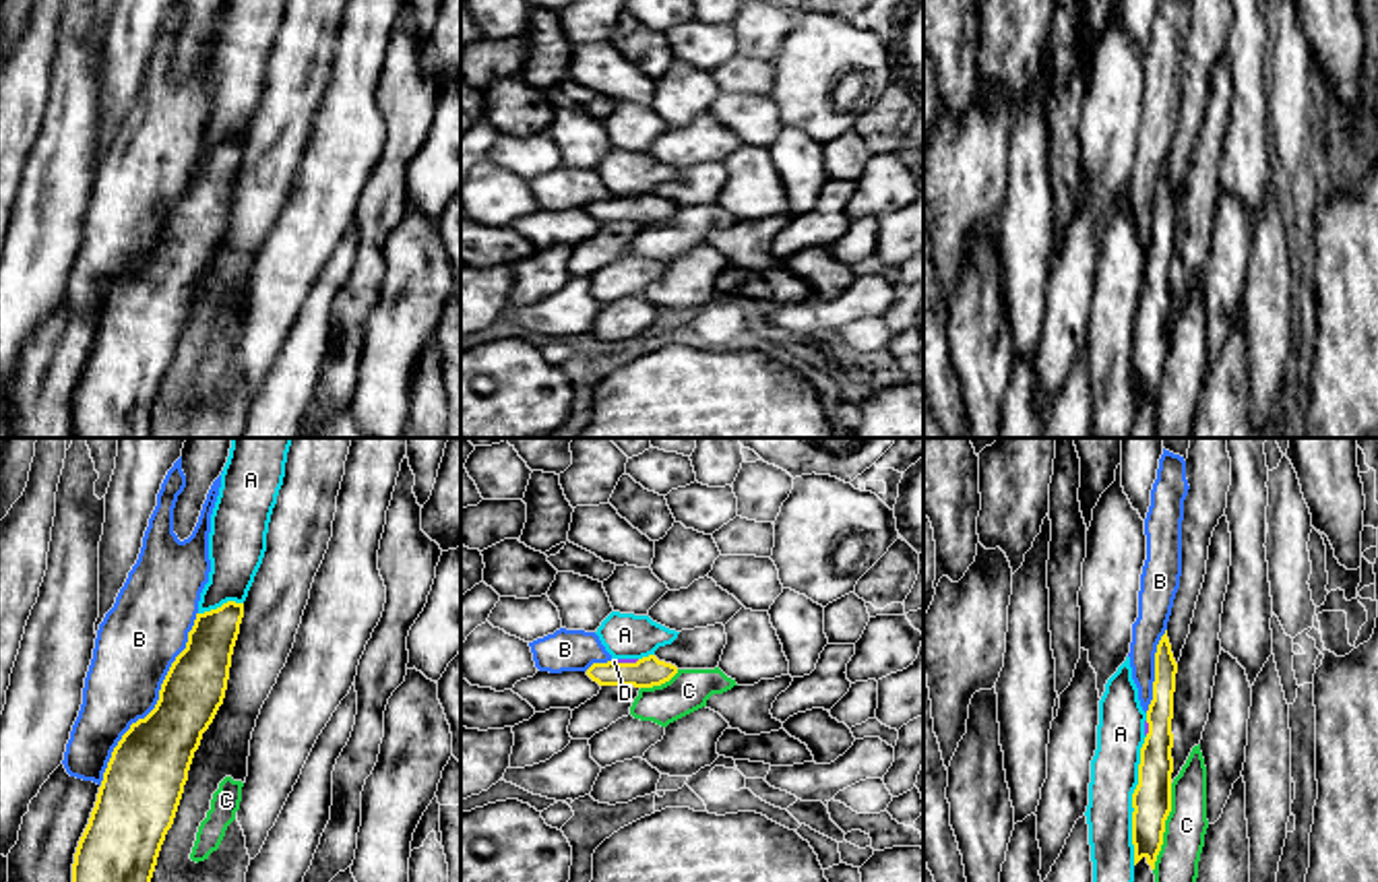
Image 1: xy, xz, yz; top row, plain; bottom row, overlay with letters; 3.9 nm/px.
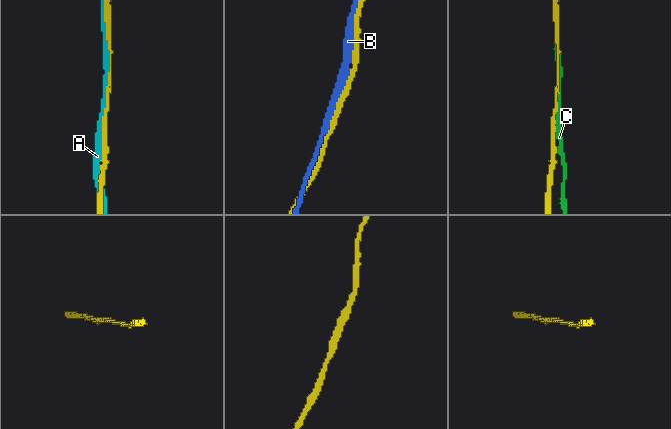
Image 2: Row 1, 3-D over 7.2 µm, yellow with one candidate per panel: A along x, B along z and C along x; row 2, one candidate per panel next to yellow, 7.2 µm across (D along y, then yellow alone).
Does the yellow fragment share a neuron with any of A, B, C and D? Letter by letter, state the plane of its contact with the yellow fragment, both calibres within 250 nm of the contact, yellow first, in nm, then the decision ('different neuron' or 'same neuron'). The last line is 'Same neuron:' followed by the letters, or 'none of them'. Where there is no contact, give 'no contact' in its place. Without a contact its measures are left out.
A: yz | 160/190 nm | different neuron
B: xy | 300/320 nm | different neuron
C: yz | 160/170 nm | different neuron
D: xz | 120/20 nm | same neuron
Same neuron: D

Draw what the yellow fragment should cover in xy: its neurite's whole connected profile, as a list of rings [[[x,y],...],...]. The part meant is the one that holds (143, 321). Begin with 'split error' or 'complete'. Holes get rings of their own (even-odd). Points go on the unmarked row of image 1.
complete; [[[244,140],[196,151],[155,246],[112,289],[72,401],[72,438],[149,438],[194,289],[223,242]]]

